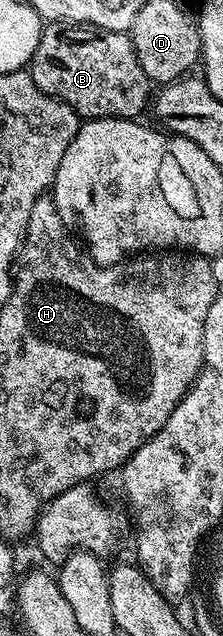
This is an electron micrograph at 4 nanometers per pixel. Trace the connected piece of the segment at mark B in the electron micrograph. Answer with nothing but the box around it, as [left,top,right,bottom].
[31,22,151,118]

